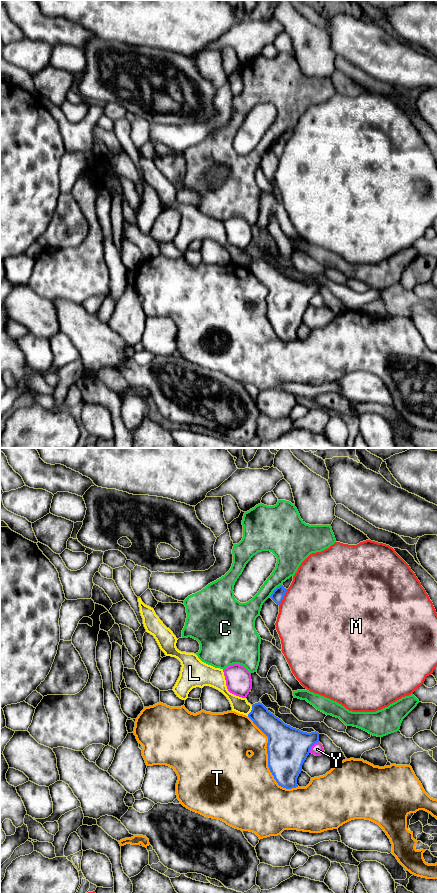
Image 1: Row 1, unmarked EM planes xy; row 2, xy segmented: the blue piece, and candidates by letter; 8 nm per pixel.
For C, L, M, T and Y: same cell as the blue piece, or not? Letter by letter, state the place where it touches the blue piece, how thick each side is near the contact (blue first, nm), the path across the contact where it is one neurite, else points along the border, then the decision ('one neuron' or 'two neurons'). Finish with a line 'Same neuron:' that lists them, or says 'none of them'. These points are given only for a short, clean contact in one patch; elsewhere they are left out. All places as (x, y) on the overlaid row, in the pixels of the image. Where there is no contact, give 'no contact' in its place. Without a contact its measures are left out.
C: xy (274, 590) | 100/180 nm | two neurons
L: xy (251, 710) | 180/130 nm | along xy (252, 705), (252, 709), (247, 715) | two neurons
M: xy (283, 597) | 100/500 nm | two neurons
T: xy (268, 760) | 340/420 nm | two neurons
Y: xy (312, 745) | 340/100 nm | two neurons
Same neuron: none of them

